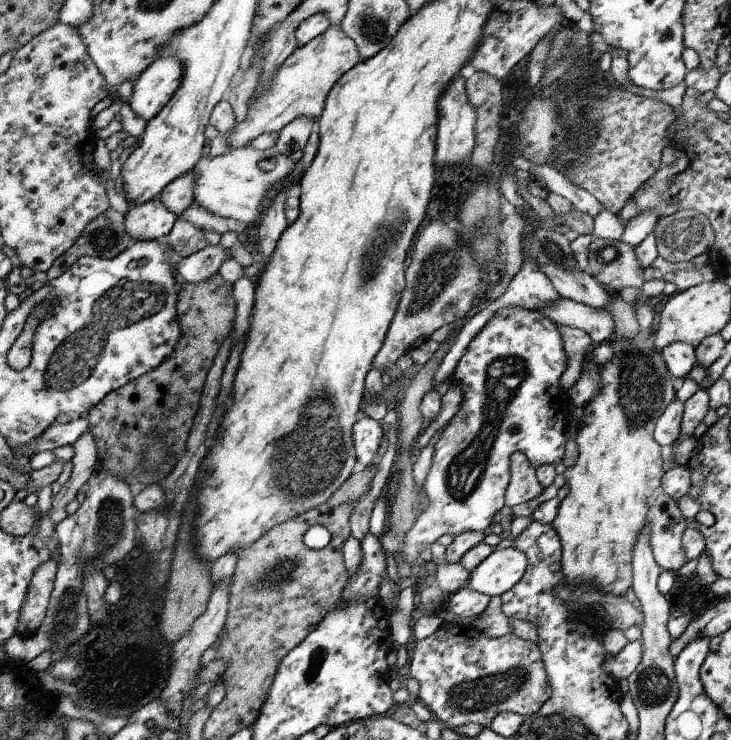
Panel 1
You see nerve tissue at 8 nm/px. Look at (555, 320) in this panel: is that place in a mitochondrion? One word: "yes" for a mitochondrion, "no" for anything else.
no

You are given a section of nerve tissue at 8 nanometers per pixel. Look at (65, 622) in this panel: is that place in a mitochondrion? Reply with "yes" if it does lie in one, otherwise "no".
yes

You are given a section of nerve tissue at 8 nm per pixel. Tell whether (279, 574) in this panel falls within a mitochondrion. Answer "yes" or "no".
yes

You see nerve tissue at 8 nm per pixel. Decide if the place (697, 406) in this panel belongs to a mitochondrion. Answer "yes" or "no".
no

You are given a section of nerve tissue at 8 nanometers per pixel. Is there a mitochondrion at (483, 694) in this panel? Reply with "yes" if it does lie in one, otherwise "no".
yes

